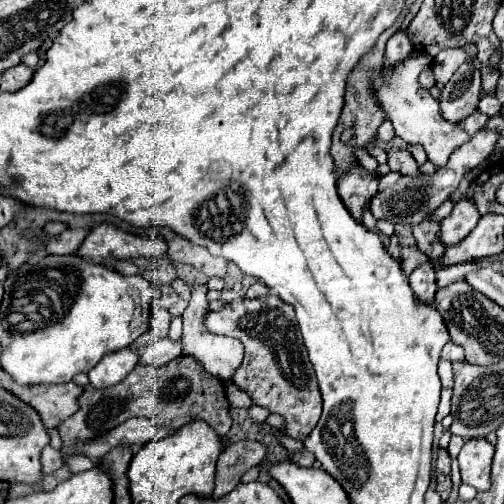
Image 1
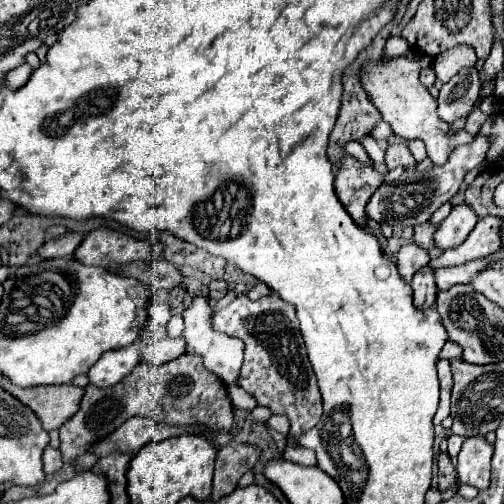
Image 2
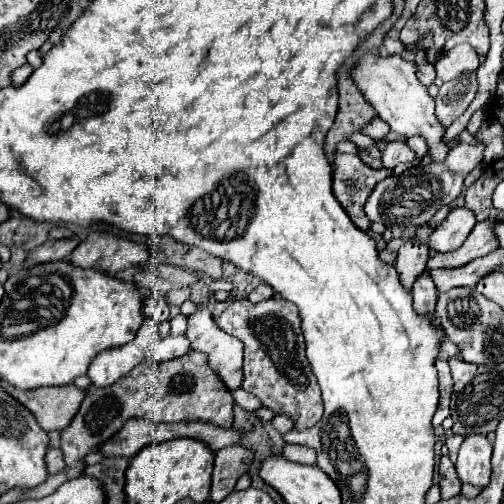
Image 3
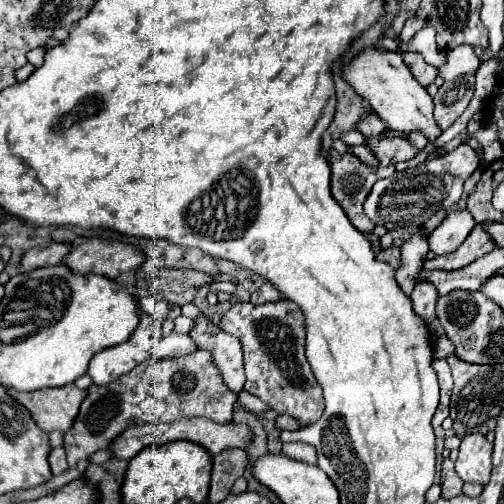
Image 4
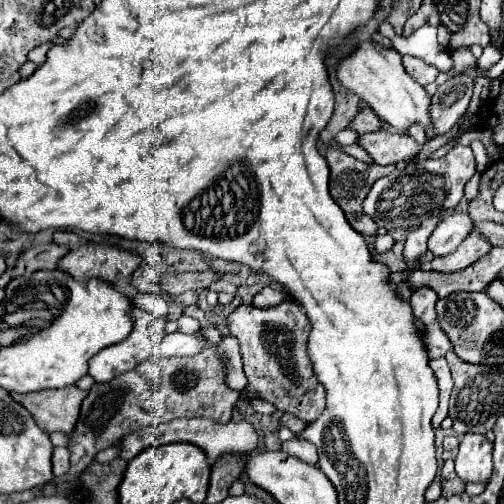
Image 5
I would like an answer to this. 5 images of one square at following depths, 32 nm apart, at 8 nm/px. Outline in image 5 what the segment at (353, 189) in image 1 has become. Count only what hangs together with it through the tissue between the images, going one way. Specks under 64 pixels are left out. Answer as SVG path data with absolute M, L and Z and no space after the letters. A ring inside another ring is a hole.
M328 148L326 150L326 162L330 166L330 196L336 200L336 204L342 208L342 212L346 214L350 226L360 232L360 234L368 234L368 236L374 236L378 226L374 224L374 220L370 220L370 216L366 216L362 212L362 202L364 202L364 196L370 192L372 184L382 178L382 176L388 176L396 164L388 164L388 166L378 166L378 164L366 164L362 160L356 160L352 156L346 156L342 150L338 148Z

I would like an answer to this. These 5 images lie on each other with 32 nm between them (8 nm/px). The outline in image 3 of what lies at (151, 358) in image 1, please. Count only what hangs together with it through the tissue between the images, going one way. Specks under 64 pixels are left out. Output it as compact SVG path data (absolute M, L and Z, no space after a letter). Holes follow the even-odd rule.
M166 336L160 340L158 346L152 346L148 348L146 356L148 360L154 360L154 362L162 362L162 360L172 360L172 358L178 358L178 356L184 356L188 354L192 348L190 348L190 342L186 336Z

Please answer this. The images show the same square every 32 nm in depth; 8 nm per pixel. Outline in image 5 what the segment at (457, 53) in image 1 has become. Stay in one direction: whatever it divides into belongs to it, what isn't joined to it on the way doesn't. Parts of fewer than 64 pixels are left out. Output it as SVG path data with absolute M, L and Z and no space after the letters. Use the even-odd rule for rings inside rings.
M460 48L460 50L452 52L452 60L454 60L454 68L448 72L450 78L462 74L462 72L464 72L466 68L470 68L470 66L476 66L476 58L472 56L470 48Z

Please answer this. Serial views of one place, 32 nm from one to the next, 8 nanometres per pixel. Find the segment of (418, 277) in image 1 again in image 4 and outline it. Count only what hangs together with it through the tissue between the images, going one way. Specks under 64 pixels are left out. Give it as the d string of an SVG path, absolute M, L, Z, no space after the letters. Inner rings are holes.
M420 282L414 286L412 292L412 308L416 312L416 316L420 316L422 320L428 320L428 324L436 318L436 300L438 300L438 292L430 282Z

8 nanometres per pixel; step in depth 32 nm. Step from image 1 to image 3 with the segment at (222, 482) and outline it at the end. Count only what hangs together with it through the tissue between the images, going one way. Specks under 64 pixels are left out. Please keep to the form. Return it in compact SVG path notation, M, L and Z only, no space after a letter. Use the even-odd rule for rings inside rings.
M228 446L216 452L214 472L212 472L212 490L210 490L212 502L224 500L234 490L236 480L248 470L248 466L252 464L252 458L254 454L244 446Z

